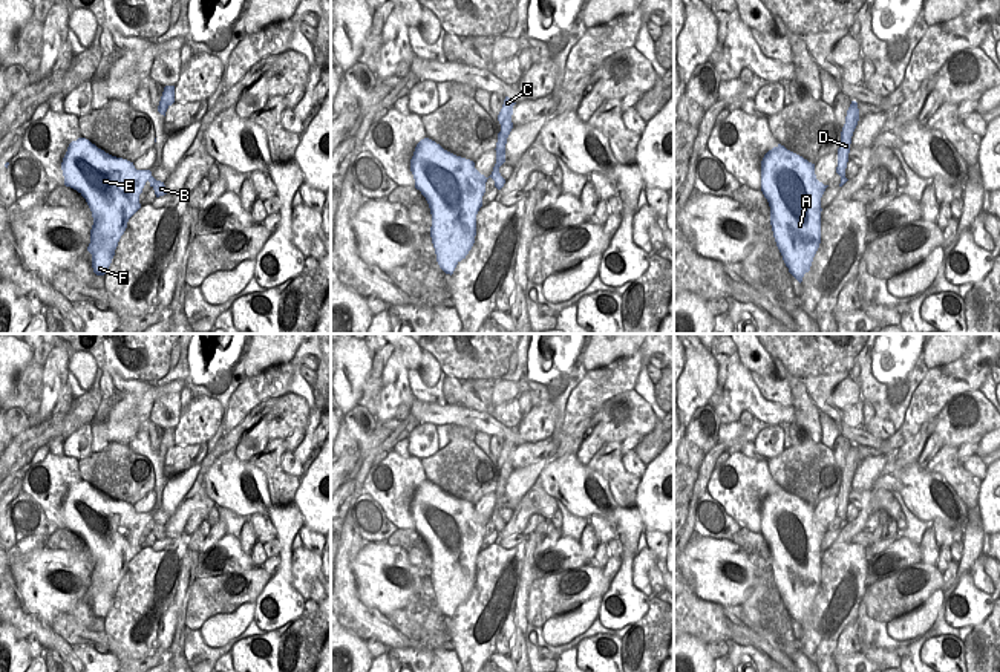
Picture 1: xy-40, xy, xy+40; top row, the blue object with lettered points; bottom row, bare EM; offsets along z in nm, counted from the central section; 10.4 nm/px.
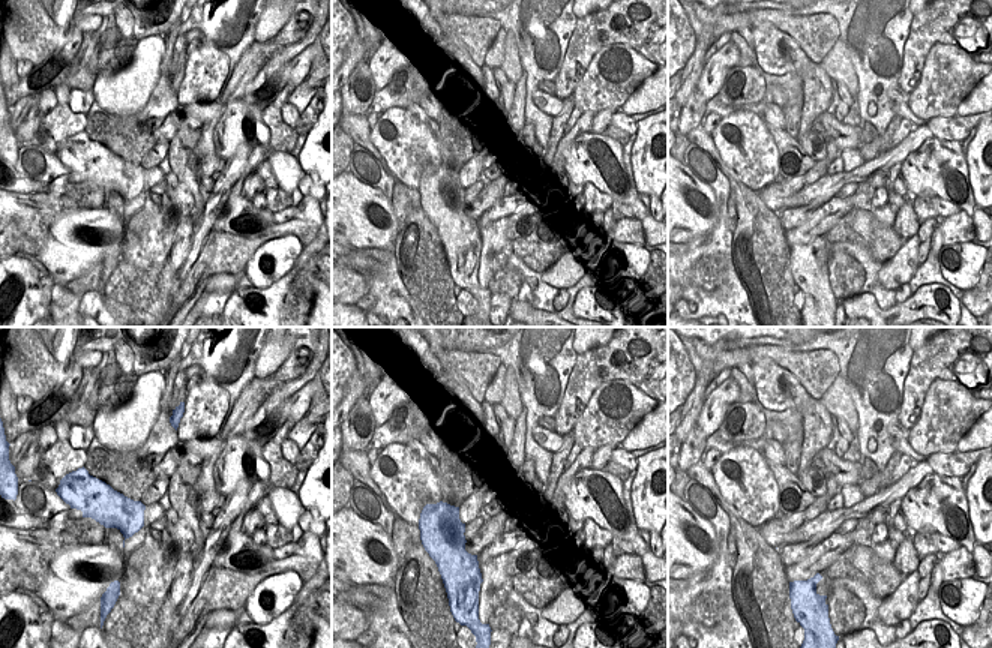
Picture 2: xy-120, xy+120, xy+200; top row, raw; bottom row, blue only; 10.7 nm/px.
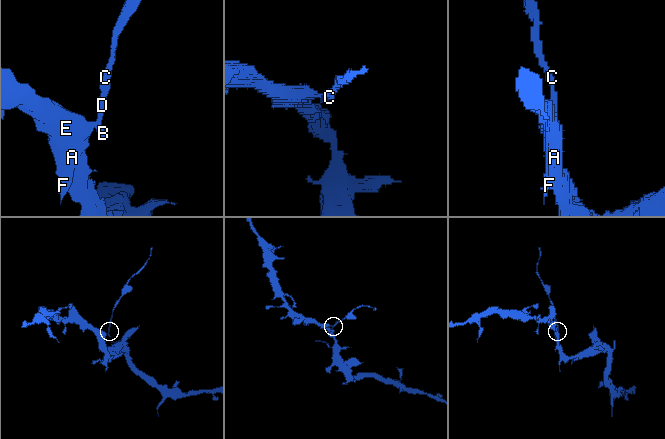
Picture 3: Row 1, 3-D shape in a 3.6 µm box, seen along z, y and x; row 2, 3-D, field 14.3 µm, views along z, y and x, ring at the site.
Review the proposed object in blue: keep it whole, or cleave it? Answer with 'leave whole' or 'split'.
split

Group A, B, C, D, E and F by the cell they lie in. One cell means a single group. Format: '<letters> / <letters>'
A E F / B C D

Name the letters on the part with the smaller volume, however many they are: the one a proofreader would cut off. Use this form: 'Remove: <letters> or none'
Remove: B, C, D

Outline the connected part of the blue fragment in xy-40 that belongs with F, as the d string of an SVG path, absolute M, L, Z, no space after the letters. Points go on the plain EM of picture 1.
M86 481L69 487L61 513L64 528L77 533L92 554L87 594L93 615L104 618L129 562L141 551L139 537L152 514L136 513L133 505L106 496Z

